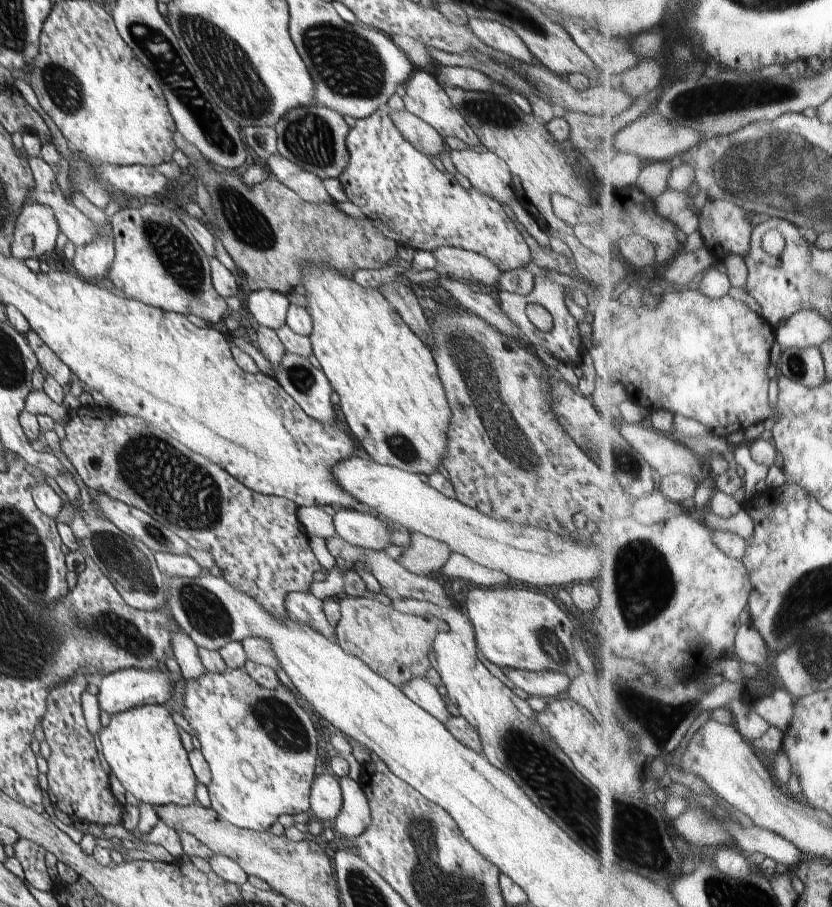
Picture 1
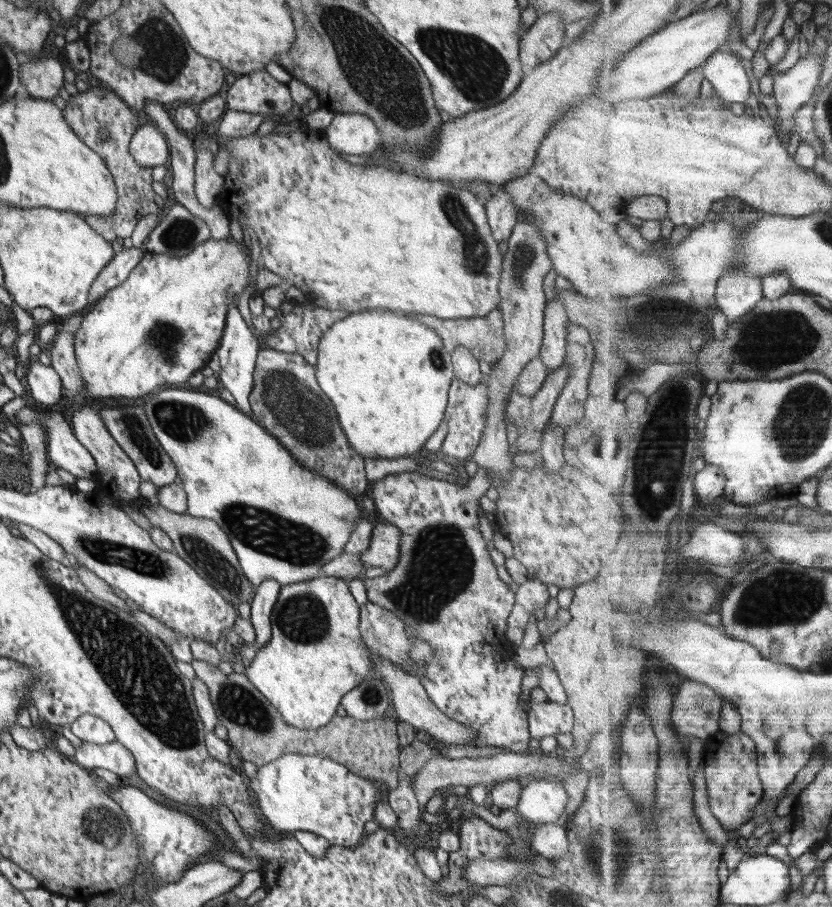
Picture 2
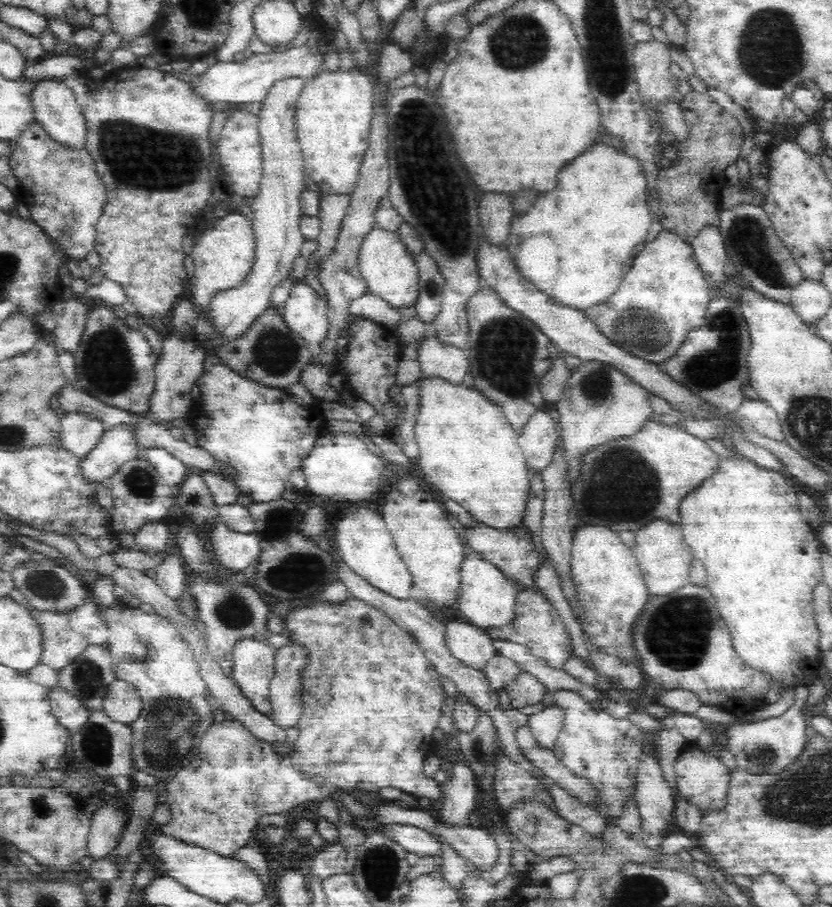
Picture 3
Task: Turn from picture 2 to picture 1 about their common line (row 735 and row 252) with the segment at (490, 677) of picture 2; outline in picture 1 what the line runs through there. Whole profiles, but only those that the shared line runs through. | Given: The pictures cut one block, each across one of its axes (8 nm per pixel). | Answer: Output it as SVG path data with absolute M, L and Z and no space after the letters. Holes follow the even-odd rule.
M387 106L382 107L368 118L356 119L356 124L348 131L348 164L340 178L337 178L348 200L362 210L366 219L381 234L415 250L433 251L442 247L464 249L486 256L502 271L511 271L528 264L531 261L530 248L502 205L476 188L466 190L448 171L440 172L430 159L420 154L410 142L406 142L392 122L390 113Z

